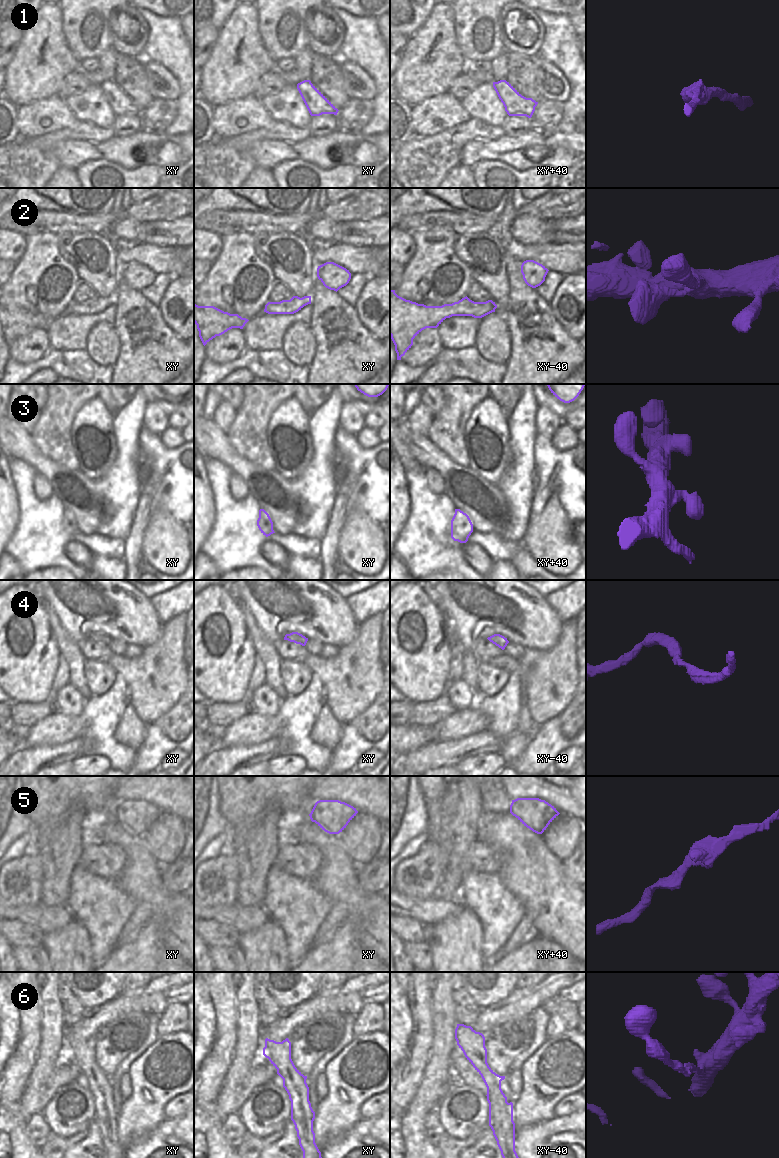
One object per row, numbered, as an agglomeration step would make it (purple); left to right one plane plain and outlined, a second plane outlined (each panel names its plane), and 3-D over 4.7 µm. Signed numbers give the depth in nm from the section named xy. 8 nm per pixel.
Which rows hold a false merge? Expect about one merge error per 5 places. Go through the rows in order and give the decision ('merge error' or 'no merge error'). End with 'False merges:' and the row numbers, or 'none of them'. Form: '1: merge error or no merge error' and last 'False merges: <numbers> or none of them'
1: no merge error
2: no merge error
3: no merge error
4: no merge error
5: merge error
6: no merge error
False merges: 5

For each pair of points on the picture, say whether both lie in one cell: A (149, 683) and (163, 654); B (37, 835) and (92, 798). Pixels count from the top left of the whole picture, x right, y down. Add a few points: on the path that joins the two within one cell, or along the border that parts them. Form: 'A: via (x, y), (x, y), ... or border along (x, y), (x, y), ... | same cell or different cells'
A: via (150, 676), (163, 661) | same cell
B: via (47, 820), (69, 798), (77, 798) | same cell

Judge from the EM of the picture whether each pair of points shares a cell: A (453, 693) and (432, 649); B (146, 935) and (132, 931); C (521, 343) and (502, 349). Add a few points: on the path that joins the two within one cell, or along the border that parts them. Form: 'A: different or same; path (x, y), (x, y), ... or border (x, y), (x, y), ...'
A: different; border (447, 686), (444, 693)
B: different; border (152, 916), (132, 941), (118, 946)
C: different; border (506, 323), (510, 335), (510, 356), (507, 363)

